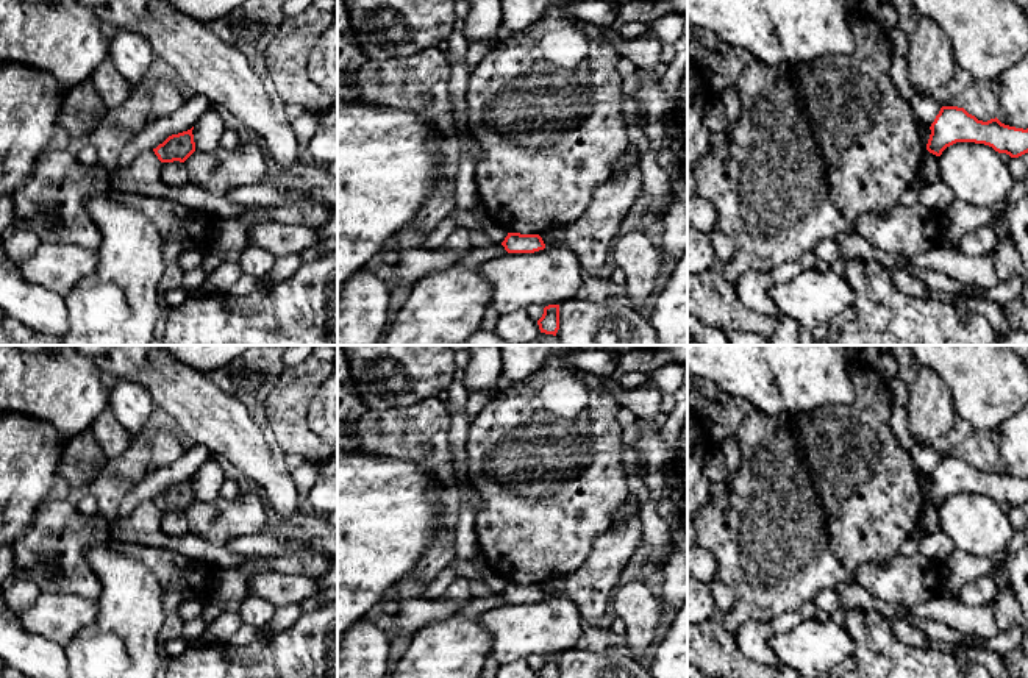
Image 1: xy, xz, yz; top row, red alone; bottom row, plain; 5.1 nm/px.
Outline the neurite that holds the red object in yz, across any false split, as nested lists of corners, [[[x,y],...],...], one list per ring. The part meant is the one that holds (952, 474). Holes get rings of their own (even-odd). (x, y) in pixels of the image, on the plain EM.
[[[942,456],[930,480],[926,500],[936,506],[956,492],[984,494],[1011,508],[1028,503],[1028,478],[1005,475],[997,467],[983,472],[958,456]]]

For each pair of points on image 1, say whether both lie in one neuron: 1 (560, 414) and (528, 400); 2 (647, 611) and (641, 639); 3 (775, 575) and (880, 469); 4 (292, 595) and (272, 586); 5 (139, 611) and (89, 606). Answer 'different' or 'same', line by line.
1: same
2: same
3: same
4: same
5: different

